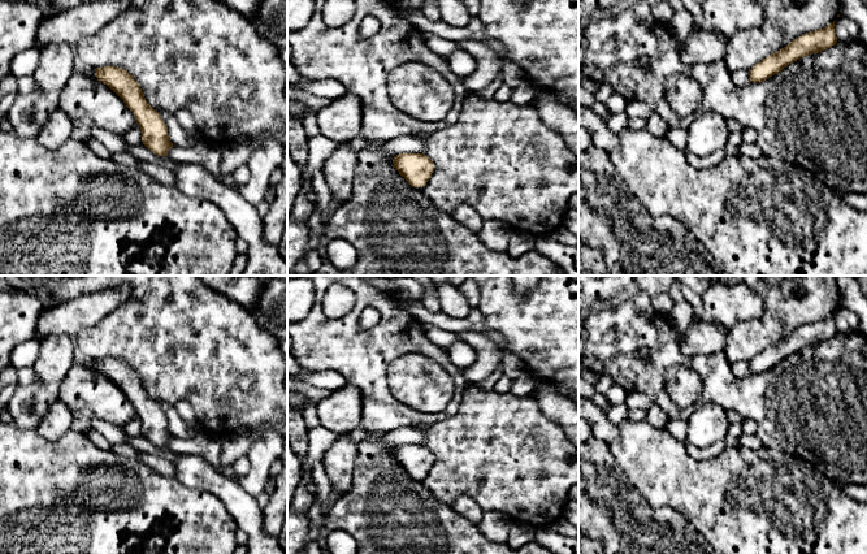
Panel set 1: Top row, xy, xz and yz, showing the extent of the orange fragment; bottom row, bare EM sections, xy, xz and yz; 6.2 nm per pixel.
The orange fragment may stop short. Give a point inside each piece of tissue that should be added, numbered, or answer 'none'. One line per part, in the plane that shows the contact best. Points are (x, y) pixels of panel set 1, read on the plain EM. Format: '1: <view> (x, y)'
none

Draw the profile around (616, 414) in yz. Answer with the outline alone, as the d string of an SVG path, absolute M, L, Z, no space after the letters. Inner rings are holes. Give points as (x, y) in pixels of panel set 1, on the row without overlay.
M610 403L606 415L611 423L614 423L616 427L628 417L628 407L625 403L614 404Z

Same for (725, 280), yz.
M698 276L705 280L706 284L718 282L728 286L738 285L744 281L745 276Z

